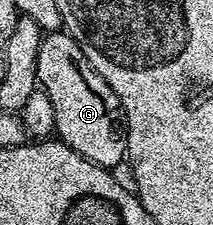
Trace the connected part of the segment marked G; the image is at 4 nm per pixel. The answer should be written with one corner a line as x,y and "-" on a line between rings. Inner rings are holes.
65,32
47,33
40,44
36,72
40,89
48,94
49,100
52,100
55,113
53,133
62,143
68,148
80,152
80,156
92,160
98,166
112,168
123,162
126,158
126,127
122,105
116,92
112,92
112,88
108,88
104,76
100,76
100,72
96,72
96,68
92,68
92,64
88,64
88,56
84,56
80,44
76,44
74,37

